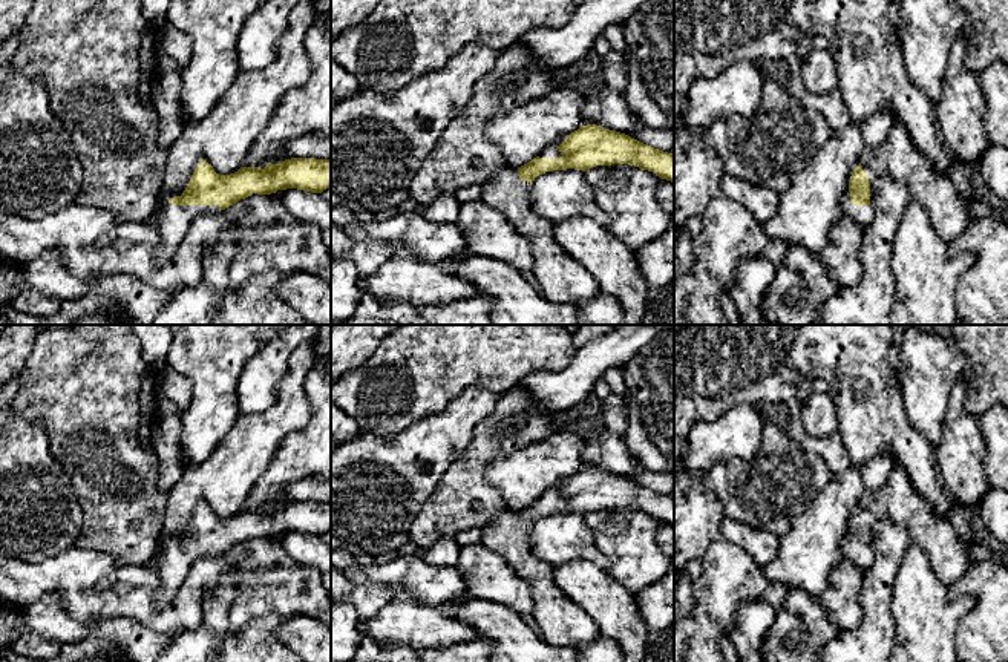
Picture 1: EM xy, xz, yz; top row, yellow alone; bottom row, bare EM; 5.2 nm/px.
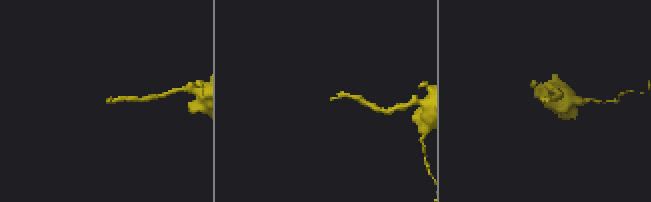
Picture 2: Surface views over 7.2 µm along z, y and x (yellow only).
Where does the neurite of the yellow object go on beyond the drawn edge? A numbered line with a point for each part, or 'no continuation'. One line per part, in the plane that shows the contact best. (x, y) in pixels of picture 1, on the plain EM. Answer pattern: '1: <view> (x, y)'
1: xy (170, 564)

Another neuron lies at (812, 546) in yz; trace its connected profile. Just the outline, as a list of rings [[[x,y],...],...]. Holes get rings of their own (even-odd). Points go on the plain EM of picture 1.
[[[878,454],[861,466],[833,474],[780,536],[777,555],[763,567],[767,582],[803,588],[810,598],[827,587],[830,570],[844,559],[843,544],[853,512],[869,490],[884,486],[895,461]]]

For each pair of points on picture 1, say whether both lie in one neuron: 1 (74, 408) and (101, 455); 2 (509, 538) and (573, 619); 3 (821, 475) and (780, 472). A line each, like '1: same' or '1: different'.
1: same
2: same
3: same

